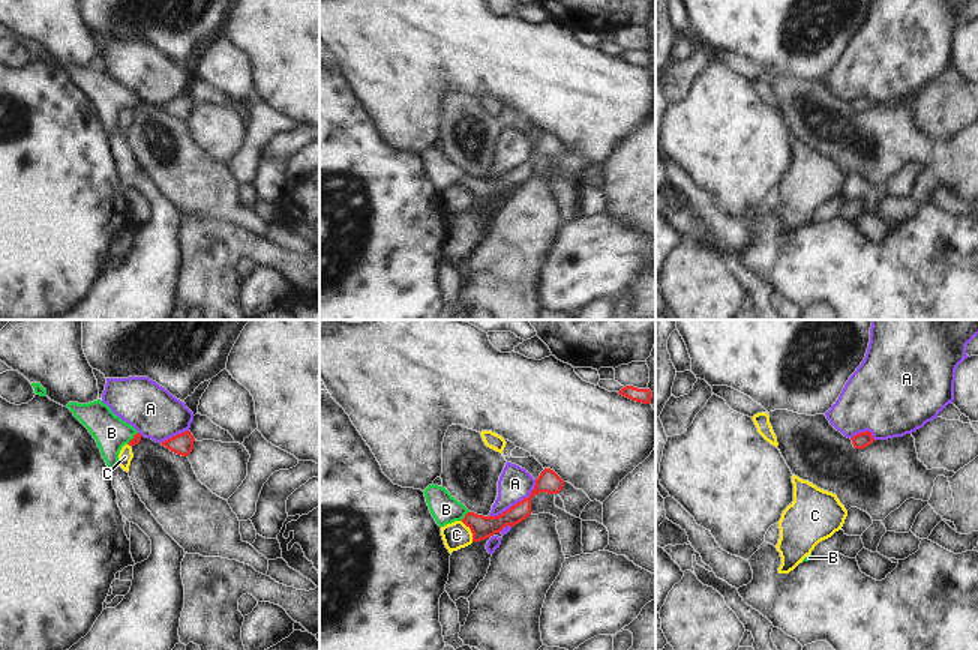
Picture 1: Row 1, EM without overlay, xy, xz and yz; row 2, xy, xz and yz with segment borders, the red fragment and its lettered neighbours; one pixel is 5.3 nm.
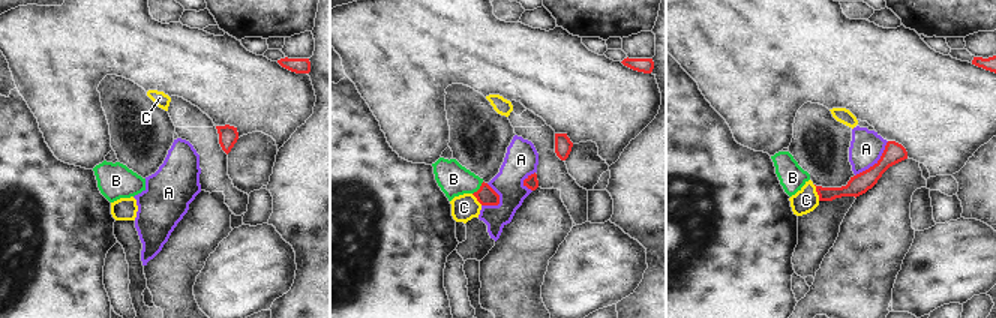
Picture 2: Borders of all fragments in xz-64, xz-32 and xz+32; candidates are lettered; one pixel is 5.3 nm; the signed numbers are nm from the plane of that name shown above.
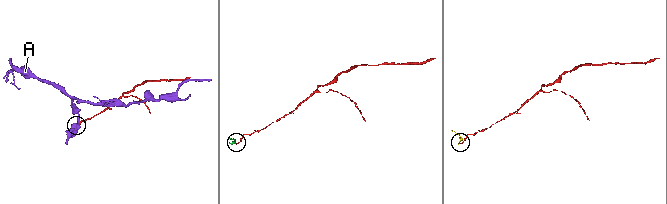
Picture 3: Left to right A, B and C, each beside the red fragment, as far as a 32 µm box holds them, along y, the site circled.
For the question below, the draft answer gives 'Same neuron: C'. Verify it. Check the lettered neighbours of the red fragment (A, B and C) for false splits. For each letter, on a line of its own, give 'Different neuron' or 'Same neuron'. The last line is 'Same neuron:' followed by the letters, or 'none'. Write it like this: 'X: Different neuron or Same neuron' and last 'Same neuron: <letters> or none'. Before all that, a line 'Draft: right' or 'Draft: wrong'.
Draft: wrong
A: Different neuron
B: Same neuron
C: Different neuron
Same neuron: B

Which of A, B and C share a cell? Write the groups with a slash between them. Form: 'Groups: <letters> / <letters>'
Groups: A / B / C

